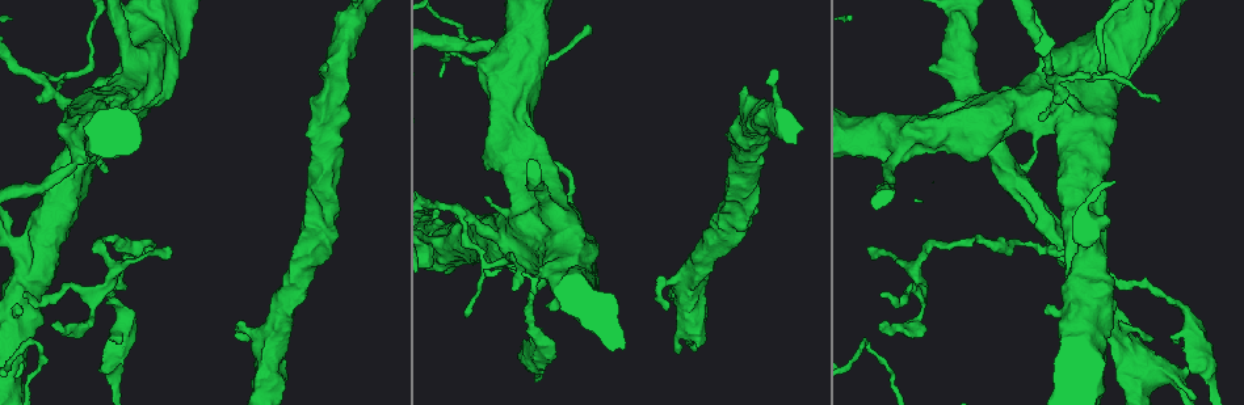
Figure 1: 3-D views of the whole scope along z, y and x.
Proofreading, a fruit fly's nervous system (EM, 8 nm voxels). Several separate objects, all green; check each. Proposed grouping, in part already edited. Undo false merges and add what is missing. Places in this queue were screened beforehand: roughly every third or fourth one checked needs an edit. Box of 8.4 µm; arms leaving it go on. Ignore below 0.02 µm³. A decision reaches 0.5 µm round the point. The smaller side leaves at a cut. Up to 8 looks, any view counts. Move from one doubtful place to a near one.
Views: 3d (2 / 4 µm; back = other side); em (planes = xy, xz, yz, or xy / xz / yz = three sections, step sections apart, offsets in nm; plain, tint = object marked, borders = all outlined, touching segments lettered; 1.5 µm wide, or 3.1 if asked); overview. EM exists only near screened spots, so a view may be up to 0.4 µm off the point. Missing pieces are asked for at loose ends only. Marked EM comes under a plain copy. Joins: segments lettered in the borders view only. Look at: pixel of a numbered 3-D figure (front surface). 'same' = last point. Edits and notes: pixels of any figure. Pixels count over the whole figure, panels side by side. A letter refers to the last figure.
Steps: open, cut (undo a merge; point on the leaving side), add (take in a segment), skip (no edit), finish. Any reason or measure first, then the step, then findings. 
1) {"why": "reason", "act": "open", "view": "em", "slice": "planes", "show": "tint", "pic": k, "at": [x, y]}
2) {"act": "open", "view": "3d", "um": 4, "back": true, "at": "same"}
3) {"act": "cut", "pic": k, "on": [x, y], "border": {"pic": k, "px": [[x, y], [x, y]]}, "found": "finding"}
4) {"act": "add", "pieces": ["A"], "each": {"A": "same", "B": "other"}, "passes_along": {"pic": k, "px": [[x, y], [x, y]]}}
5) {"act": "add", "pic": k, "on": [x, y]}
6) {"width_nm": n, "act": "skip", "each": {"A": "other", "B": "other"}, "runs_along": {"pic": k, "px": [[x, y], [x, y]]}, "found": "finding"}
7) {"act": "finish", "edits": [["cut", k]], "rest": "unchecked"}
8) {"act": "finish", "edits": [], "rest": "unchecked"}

{"why": "an open end", "act": "open", "view": "em", "slice": "planes", "show": "borders", "pic": 1, "at": [468, 314]}

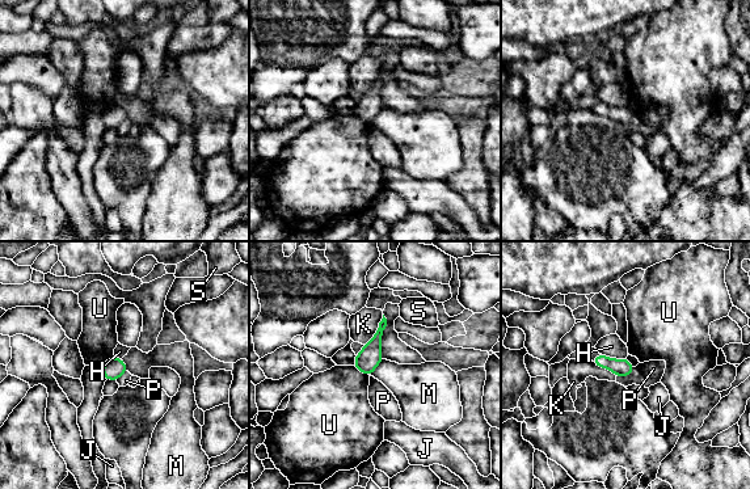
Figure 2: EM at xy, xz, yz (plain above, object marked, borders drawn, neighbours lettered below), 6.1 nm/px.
{"act": "skip", "each": {"H": "other", "J": "other", "K": "other", "M": "other", "P": "other", "S": "other", "U": "other"}, "border": {"pic": 2, "px": [[383, 359], [370, 374]]}, "found": "none of them fits"}

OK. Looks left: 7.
{"why": "thin end", "act": "open", "view": "3d", "um": 2, "pic": 1, "at": [879, 294]}

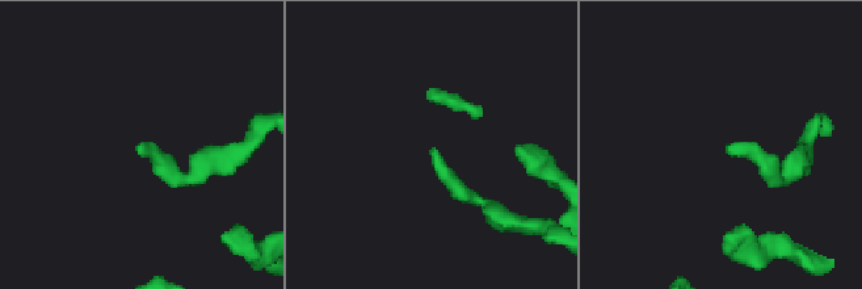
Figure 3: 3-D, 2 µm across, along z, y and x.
{"act": "open", "view": "em", "slice": "xz", "step": 8, "show": "tint", "pic": 3, "at": [726, 145]}

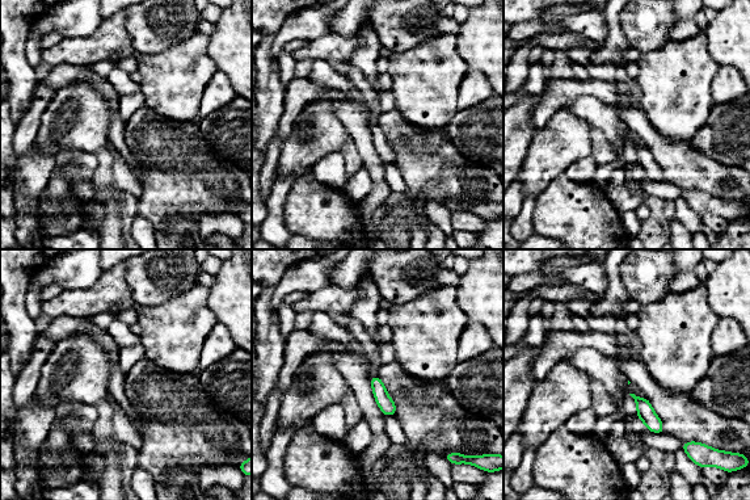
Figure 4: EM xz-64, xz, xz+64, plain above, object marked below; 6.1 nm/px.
{"act": "open", "view": "em", "slice": "planes", "show": "borders", "at": "same"}

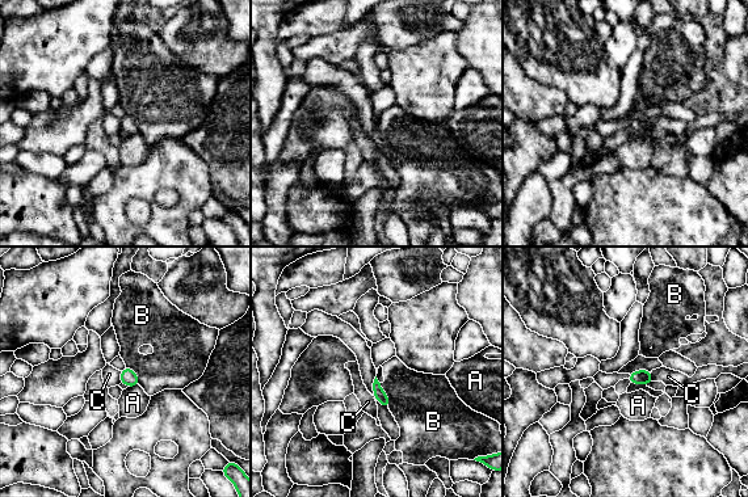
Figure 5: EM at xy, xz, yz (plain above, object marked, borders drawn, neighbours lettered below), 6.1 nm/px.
{"width_nm": 70, "longest_contact_nm": ["B", 170], "act": "skip", "each": {"A": "other", "B": "other", "C": "other"}, "found": "none of them fits"}

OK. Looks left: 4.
{"act": "open", "view": "em", "slice": "yz", "step": 8, "show": "tint", "pic": 1, "at": [1135, 283]}

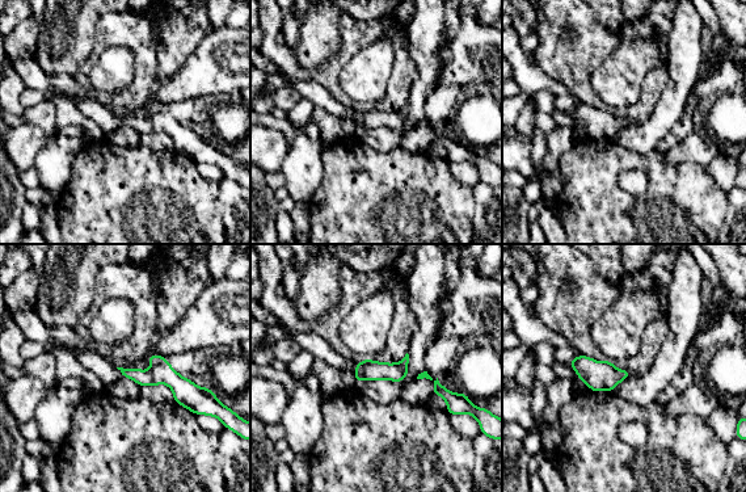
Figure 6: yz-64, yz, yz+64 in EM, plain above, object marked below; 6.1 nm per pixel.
{"why": "what lies round it", "act": "open", "view": "em", "slice": "yz", "step": 8, "show": "borders", "at": "same"}

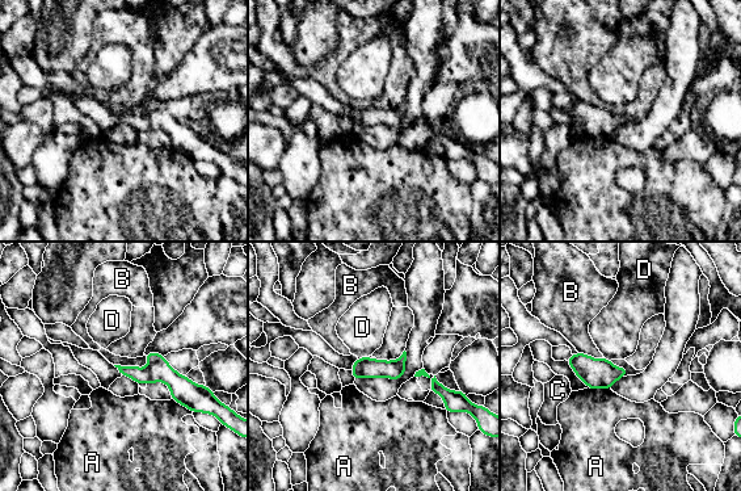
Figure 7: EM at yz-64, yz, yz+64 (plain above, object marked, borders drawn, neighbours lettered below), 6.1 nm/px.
{"longest_contact_nm": ["B", 170], "act": "skip", "each": {"A": "other", "B": "other", "C": "other", "D": "other"}, "found": "all the same neuron"}

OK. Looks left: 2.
{"act": "finish", "edits": [], "rest": "unchecked"}

